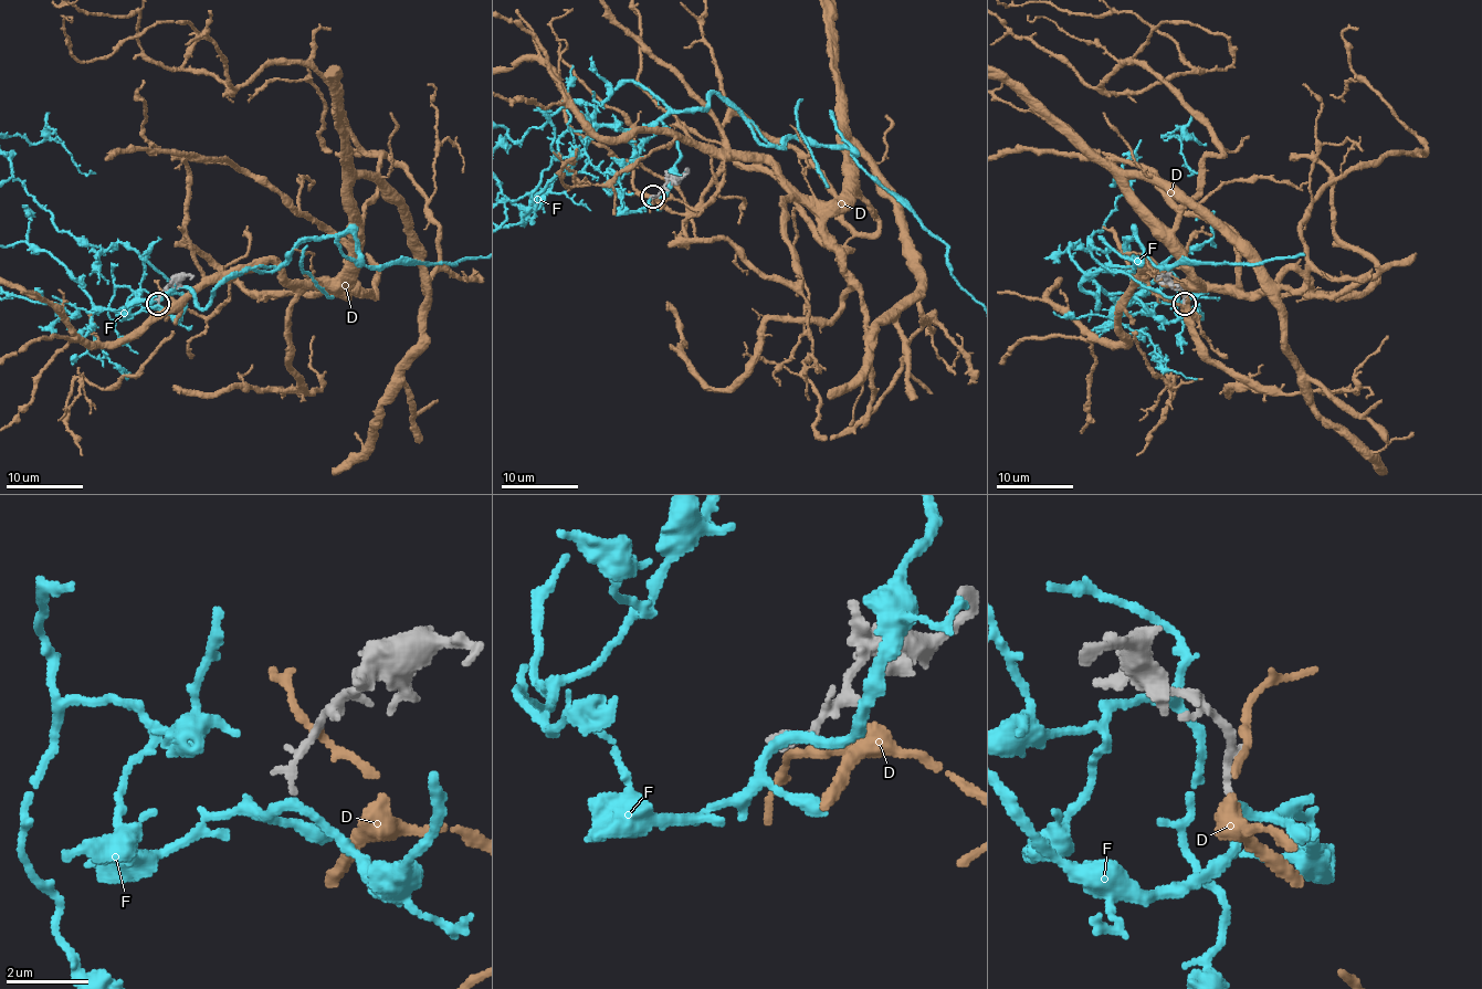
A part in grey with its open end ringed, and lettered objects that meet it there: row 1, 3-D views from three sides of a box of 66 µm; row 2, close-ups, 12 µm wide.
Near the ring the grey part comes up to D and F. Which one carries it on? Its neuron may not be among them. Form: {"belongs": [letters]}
{"belongs": ["F"]}

